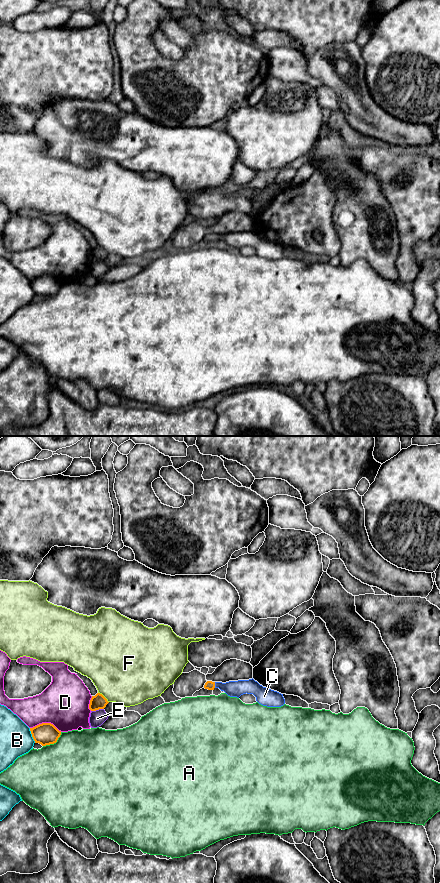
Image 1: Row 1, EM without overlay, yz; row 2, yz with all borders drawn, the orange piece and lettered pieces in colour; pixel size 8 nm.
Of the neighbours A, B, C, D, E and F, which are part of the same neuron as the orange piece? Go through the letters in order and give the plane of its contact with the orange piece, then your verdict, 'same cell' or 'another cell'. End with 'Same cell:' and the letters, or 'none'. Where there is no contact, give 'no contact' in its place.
A: yz | another cell
B: yz | another cell
C: yz | same cell
D: yz | another cell
E: yz | another cell
F: yz | another cell
Same cell: C

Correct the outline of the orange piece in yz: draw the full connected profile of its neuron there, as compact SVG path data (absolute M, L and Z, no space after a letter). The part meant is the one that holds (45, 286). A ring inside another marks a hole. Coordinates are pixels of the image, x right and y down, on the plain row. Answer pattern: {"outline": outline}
{"outline": "M51 275L39 276L33 280L30 280L30 283L35 295L39 295L42 298L56 295L61 287L61 283L59 283Z"}

